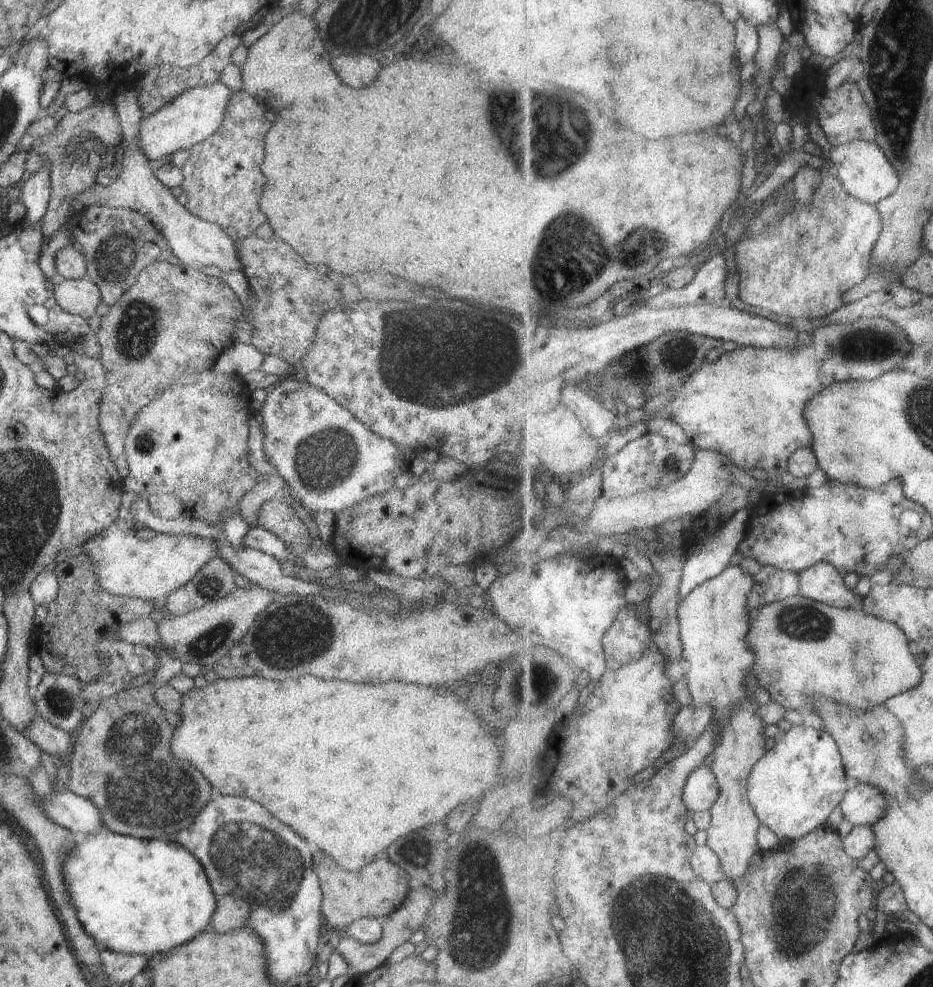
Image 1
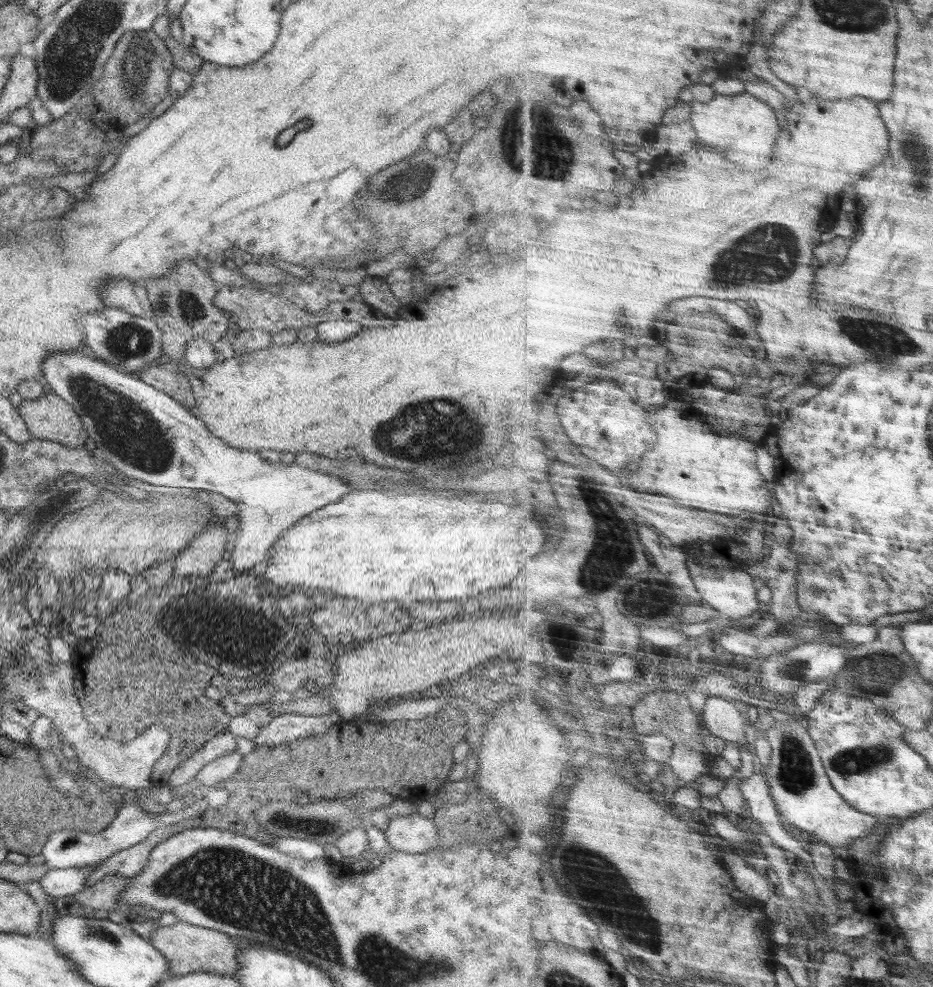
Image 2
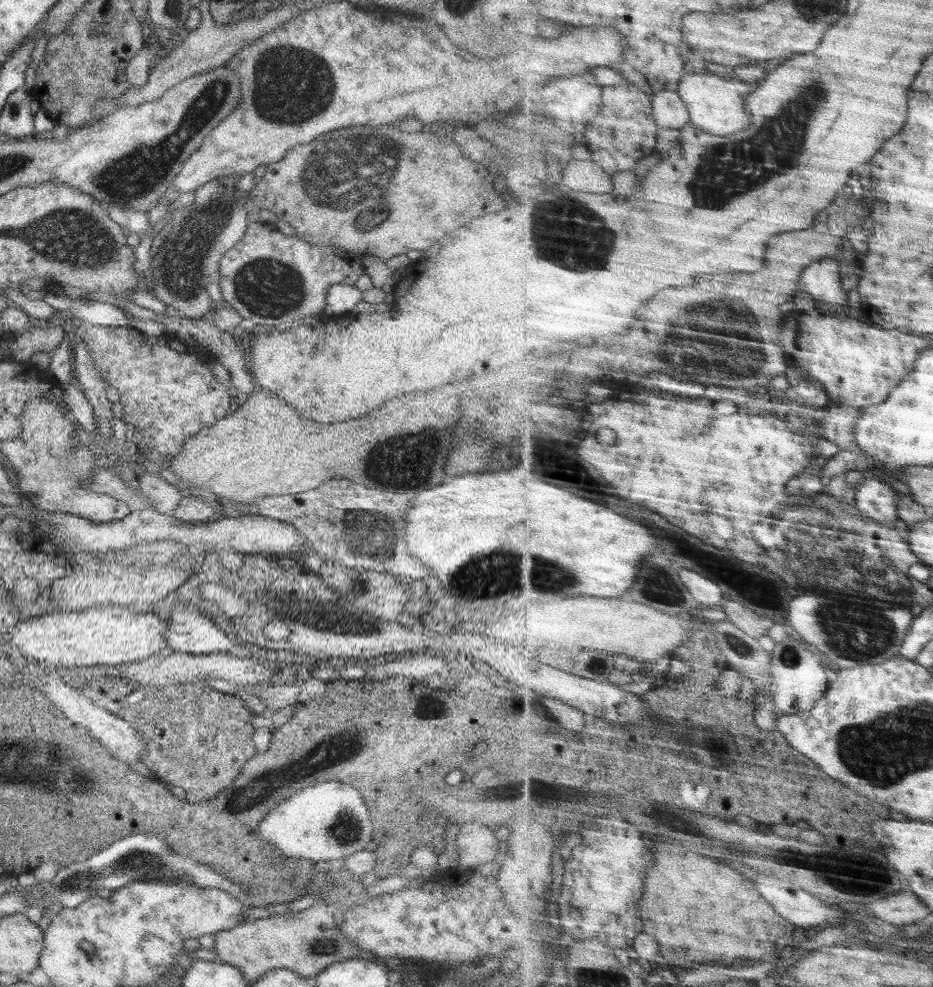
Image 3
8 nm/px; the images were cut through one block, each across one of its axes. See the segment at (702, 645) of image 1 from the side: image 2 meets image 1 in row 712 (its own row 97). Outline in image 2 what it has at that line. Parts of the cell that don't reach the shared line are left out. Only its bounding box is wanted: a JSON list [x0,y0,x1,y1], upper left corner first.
[692,91,782,172]

